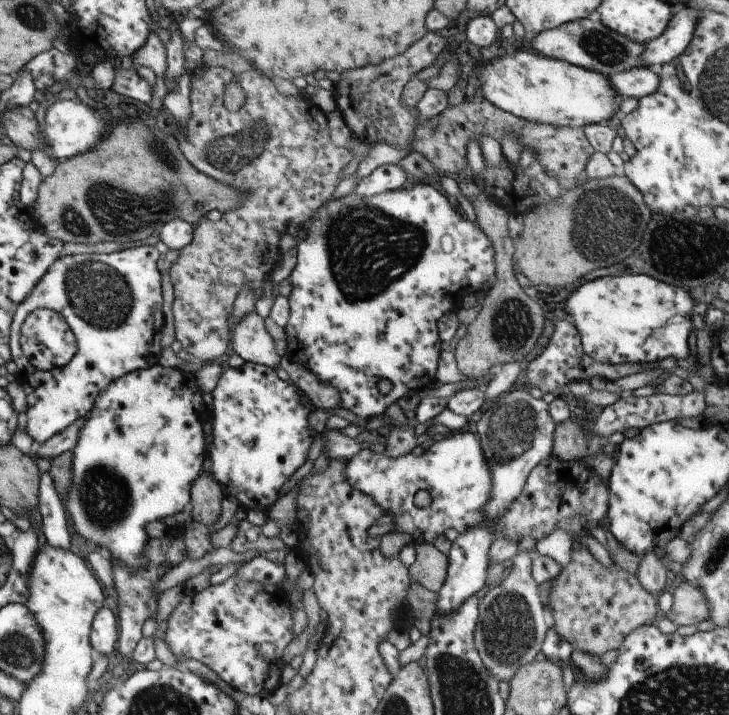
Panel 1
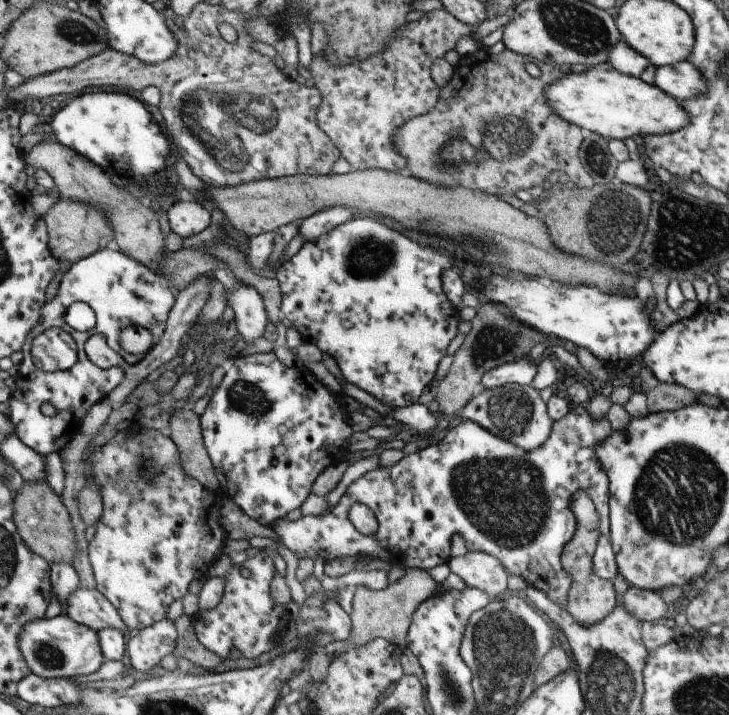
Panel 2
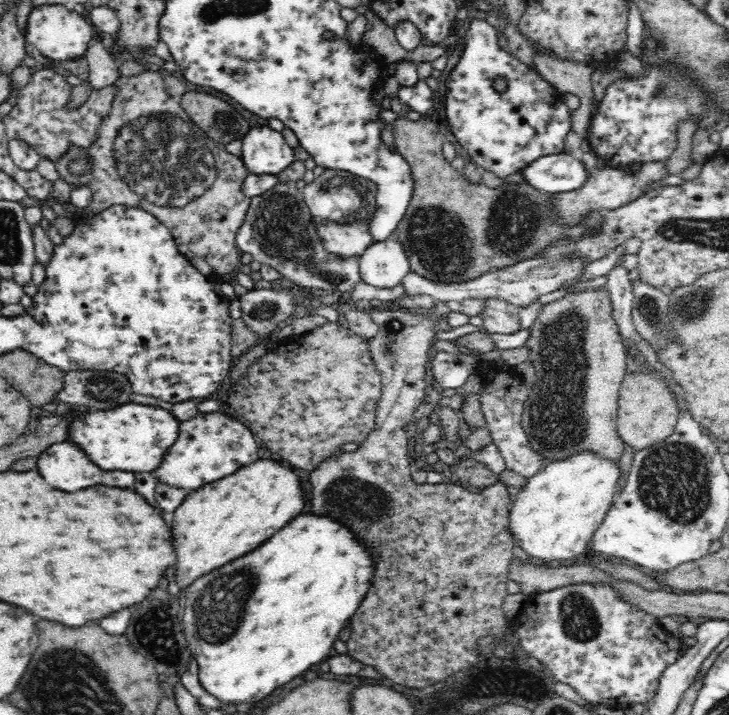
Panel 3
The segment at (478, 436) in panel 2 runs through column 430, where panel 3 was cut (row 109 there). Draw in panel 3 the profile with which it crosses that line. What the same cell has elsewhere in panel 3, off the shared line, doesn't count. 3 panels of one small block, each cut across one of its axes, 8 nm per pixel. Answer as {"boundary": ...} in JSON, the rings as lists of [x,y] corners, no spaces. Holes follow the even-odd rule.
{"boundary":[[[474,20],[470,24],[470,28],[466,31],[466,36],[462,37],[461,57],[455,65],[455,68],[452,69],[449,76],[446,78],[446,98],[444,98],[449,129],[450,132],[454,134],[454,138],[456,138],[458,144],[468,151],[471,160],[477,164],[479,169],[490,170],[490,172],[494,172],[496,176],[502,179],[506,176],[510,176],[510,174],[514,174],[514,172],[518,172],[518,170],[523,170],[525,166],[538,160],[538,158],[548,156],[548,154],[562,153],[566,135],[571,131],[571,112],[566,104],[564,104],[564,100],[562,99],[563,94],[554,89],[546,80],[544,80],[544,78],[542,78],[540,74],[534,73],[530,66],[510,55],[510,51],[508,49],[502,49],[499,45],[498,30],[488,25],[486,20]],[[498,76],[502,76],[502,78],[506,80],[506,90],[504,90],[504,92],[497,92],[494,89],[493,83]]]}

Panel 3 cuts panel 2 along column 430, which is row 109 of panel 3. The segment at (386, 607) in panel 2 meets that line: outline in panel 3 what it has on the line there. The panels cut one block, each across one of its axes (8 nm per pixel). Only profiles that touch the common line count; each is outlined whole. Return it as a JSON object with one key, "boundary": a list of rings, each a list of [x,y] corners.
{"boundary":[[[548,49],[545,53],[534,54],[533,64],[554,89],[580,98],[580,106],[571,113],[571,130],[585,138],[598,106],[592,89],[592,66],[585,62],[560,58]]]}

